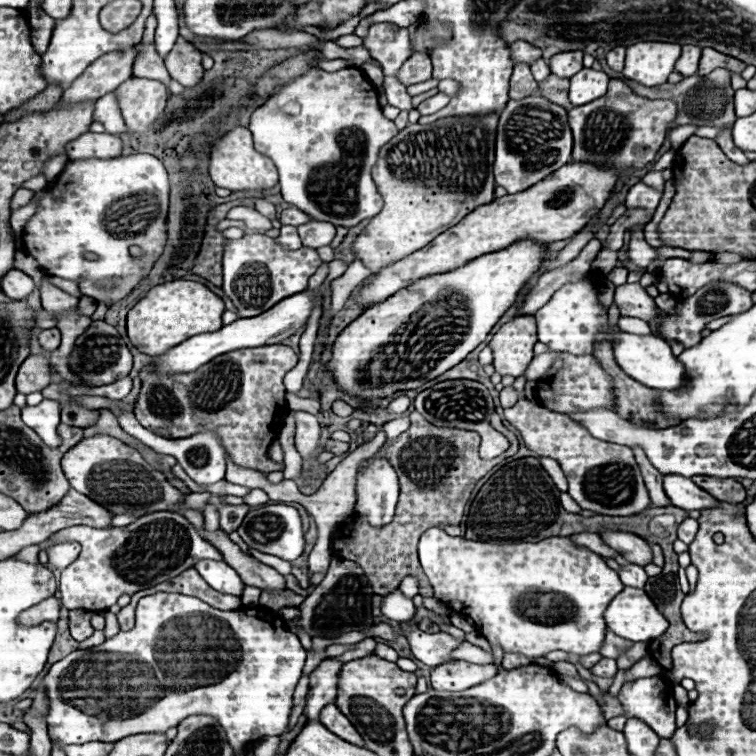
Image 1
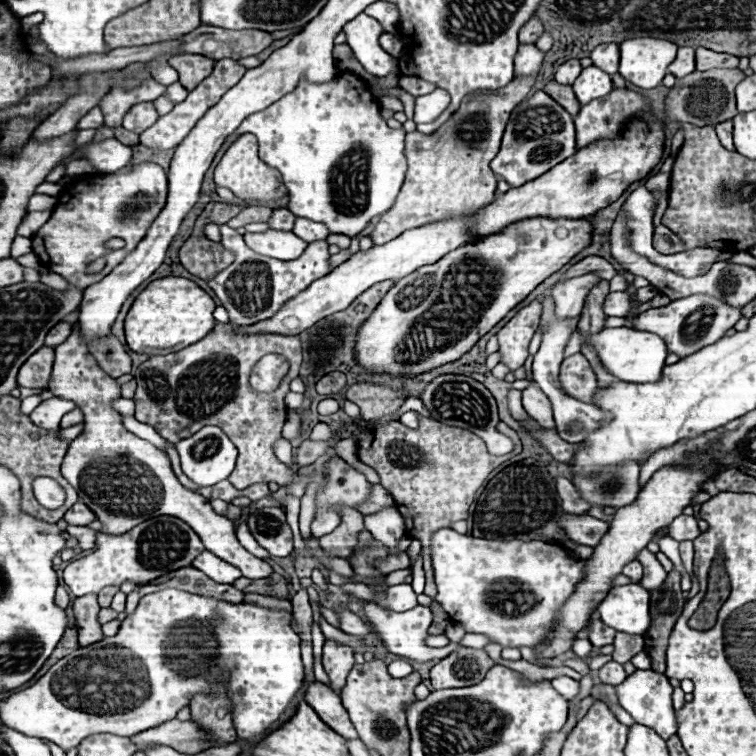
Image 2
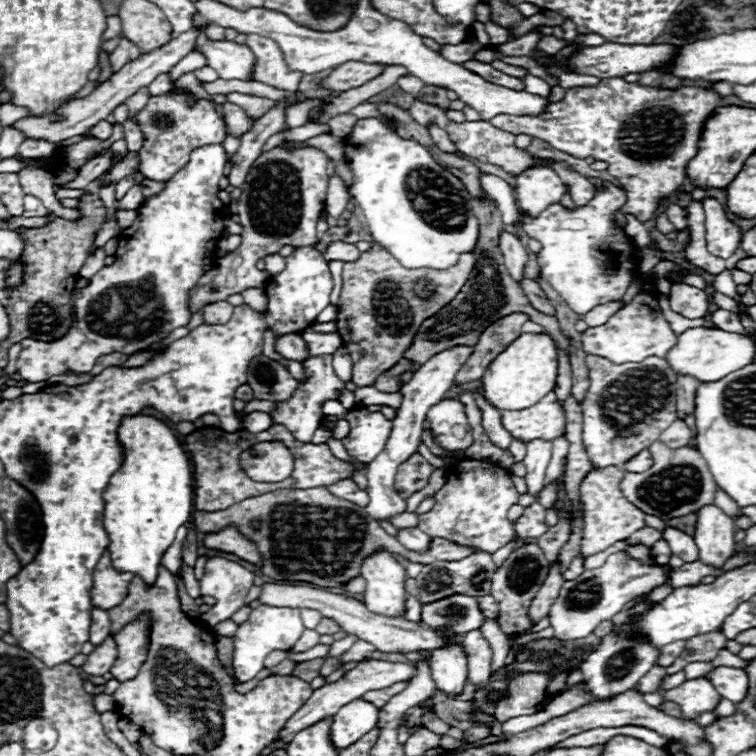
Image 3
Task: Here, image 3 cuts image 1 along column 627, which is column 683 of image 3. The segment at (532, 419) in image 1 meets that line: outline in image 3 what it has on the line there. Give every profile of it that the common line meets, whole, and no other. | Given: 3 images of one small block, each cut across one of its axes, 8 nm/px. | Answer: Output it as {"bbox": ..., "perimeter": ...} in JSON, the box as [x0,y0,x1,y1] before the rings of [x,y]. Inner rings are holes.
{"bbox":[620,440,718,518],"perimeter":[[[658,440],[656,444],[652,444],[652,448],[648,448],[648,452],[652,452],[654,456],[652,468],[648,472],[626,474],[620,482],[624,496],[632,500],[640,510],[658,518],[676,518],[698,512],[702,506],[714,504],[718,490],[716,482],[710,474],[708,464],[694,446],[668,448],[664,442]]]}

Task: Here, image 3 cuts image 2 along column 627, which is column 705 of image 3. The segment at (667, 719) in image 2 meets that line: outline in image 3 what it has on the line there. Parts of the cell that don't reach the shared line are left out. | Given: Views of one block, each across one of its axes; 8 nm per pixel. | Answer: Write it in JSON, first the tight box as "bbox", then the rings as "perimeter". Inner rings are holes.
{"bbox":[664,678,720,718],"perimeter":[[[696,678],[696,680],[686,680],[678,688],[666,690],[664,698],[676,702],[682,708],[684,718],[694,718],[700,712],[710,712],[720,700],[720,694],[714,690],[710,680]]]}

